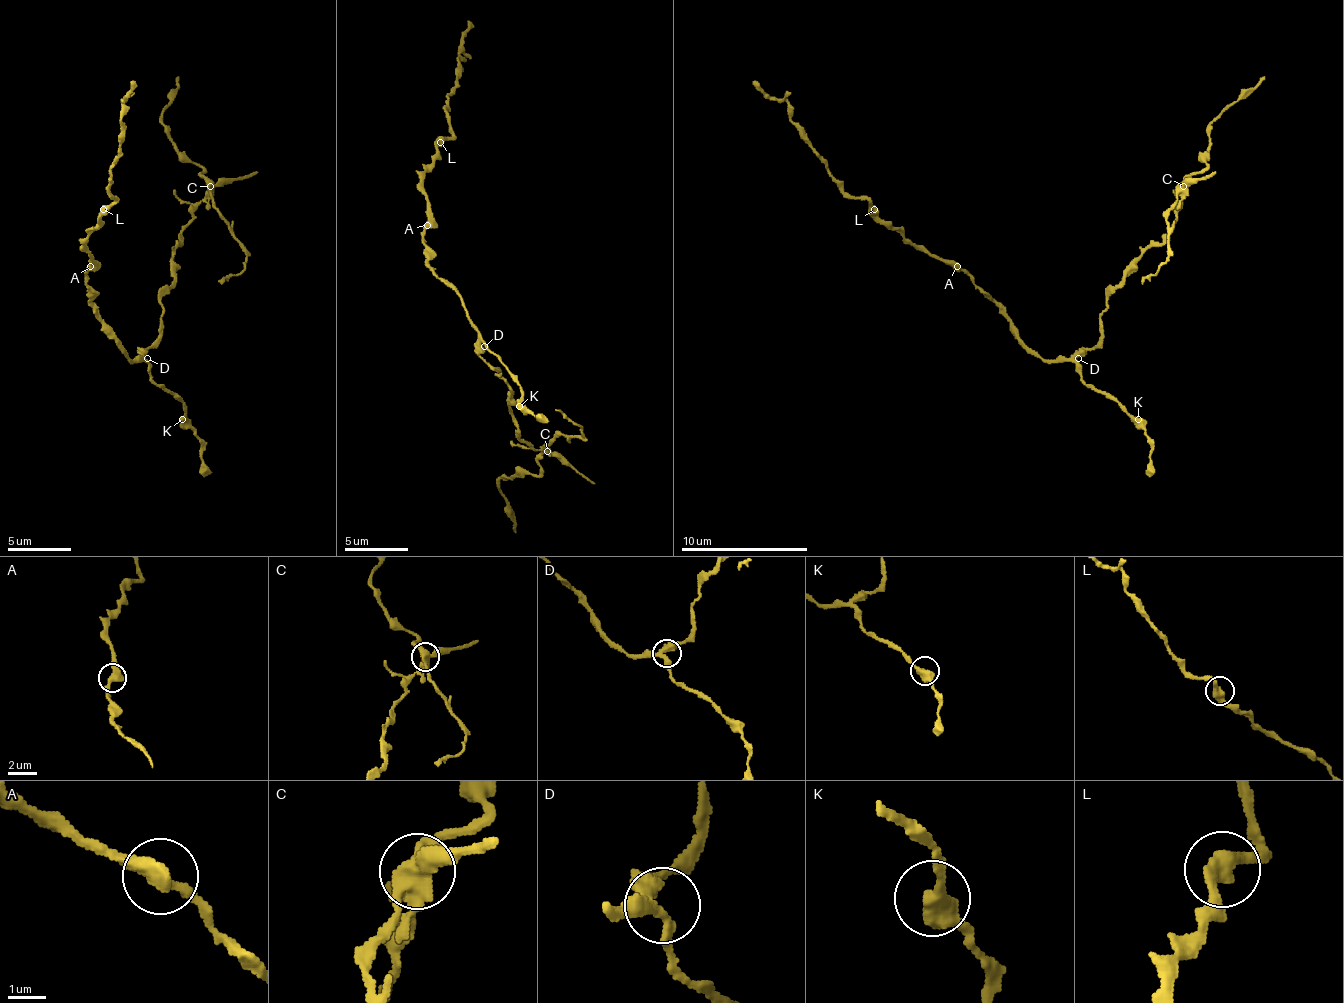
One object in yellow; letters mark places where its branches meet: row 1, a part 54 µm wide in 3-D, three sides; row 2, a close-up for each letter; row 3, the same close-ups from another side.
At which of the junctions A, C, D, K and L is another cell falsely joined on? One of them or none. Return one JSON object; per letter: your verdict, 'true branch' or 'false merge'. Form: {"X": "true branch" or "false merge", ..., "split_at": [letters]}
{"A": "true branch", "C": "false merge", "D": "true branch", "K": "true branch", "L": "true branch", "split_at": ["C"]}

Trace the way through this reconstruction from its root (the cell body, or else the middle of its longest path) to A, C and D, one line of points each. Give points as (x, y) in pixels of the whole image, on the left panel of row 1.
A: (128, 355), (93, 304), (93, 288), (87, 282), (90, 266)
C: (128, 355), (141, 358), (141, 352), (160, 333), (160, 295), (173, 282), (176, 241), (211, 187)
D: (128, 355), (131, 358), (147, 358)

